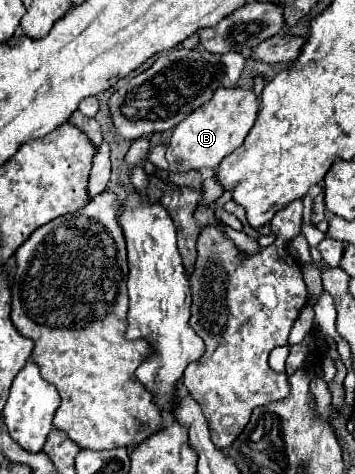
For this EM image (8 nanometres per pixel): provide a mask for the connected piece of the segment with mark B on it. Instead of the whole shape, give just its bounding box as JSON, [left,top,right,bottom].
[167,87,257,173]

